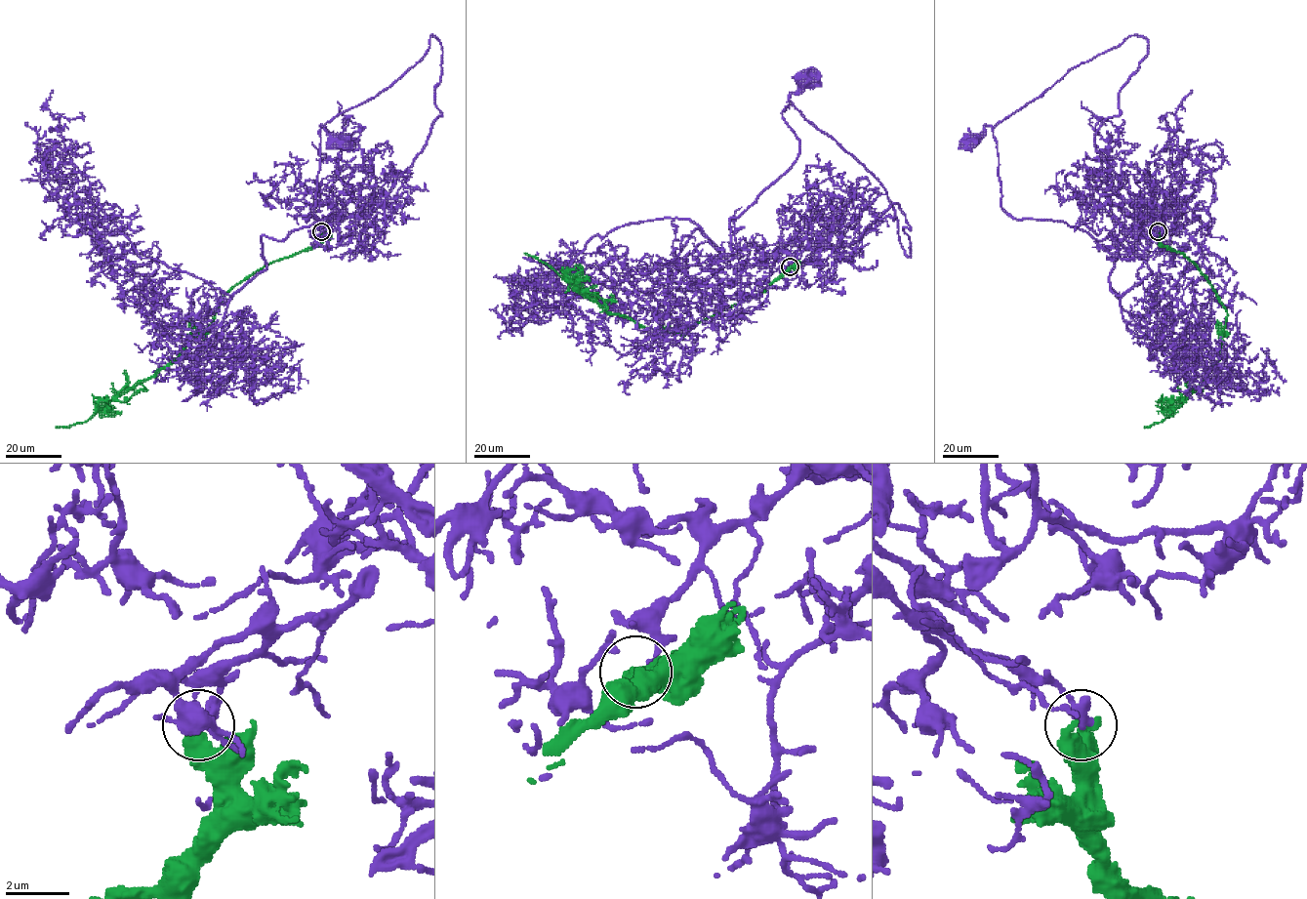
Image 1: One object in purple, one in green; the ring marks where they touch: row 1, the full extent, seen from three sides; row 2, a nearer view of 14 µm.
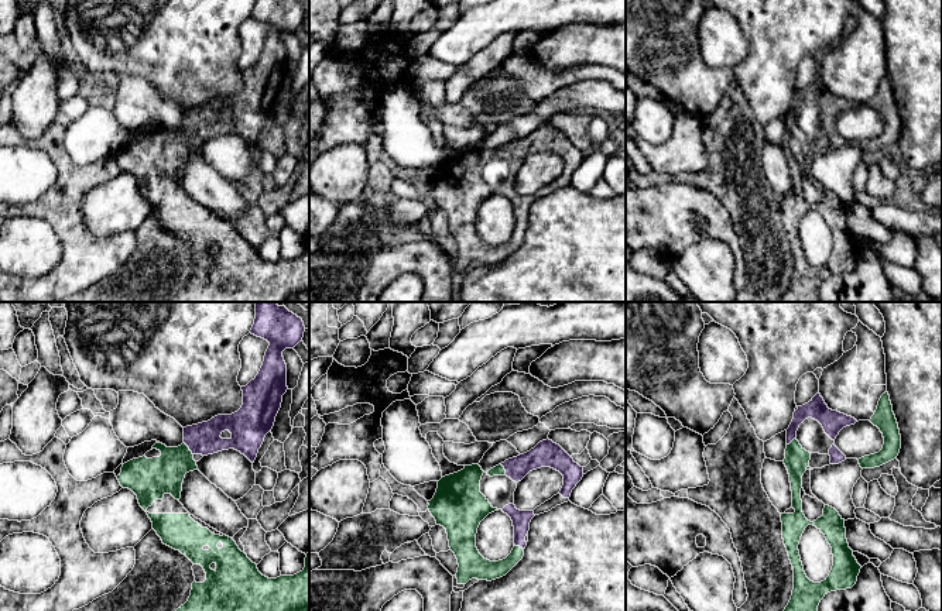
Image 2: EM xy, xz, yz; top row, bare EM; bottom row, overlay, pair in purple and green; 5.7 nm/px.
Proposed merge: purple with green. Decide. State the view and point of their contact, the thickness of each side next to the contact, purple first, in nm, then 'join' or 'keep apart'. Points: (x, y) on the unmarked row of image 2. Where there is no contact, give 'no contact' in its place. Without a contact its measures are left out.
xy (189, 133) | 180/220 nm | keep apart

